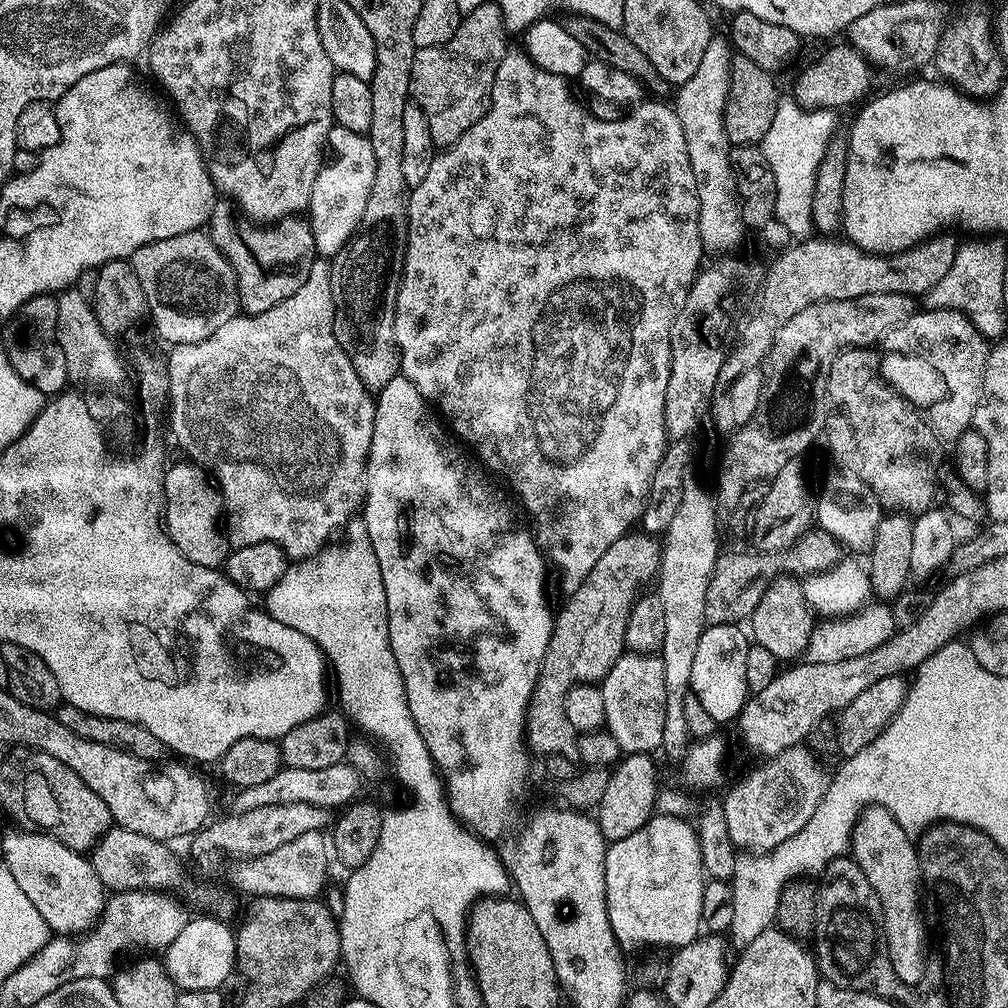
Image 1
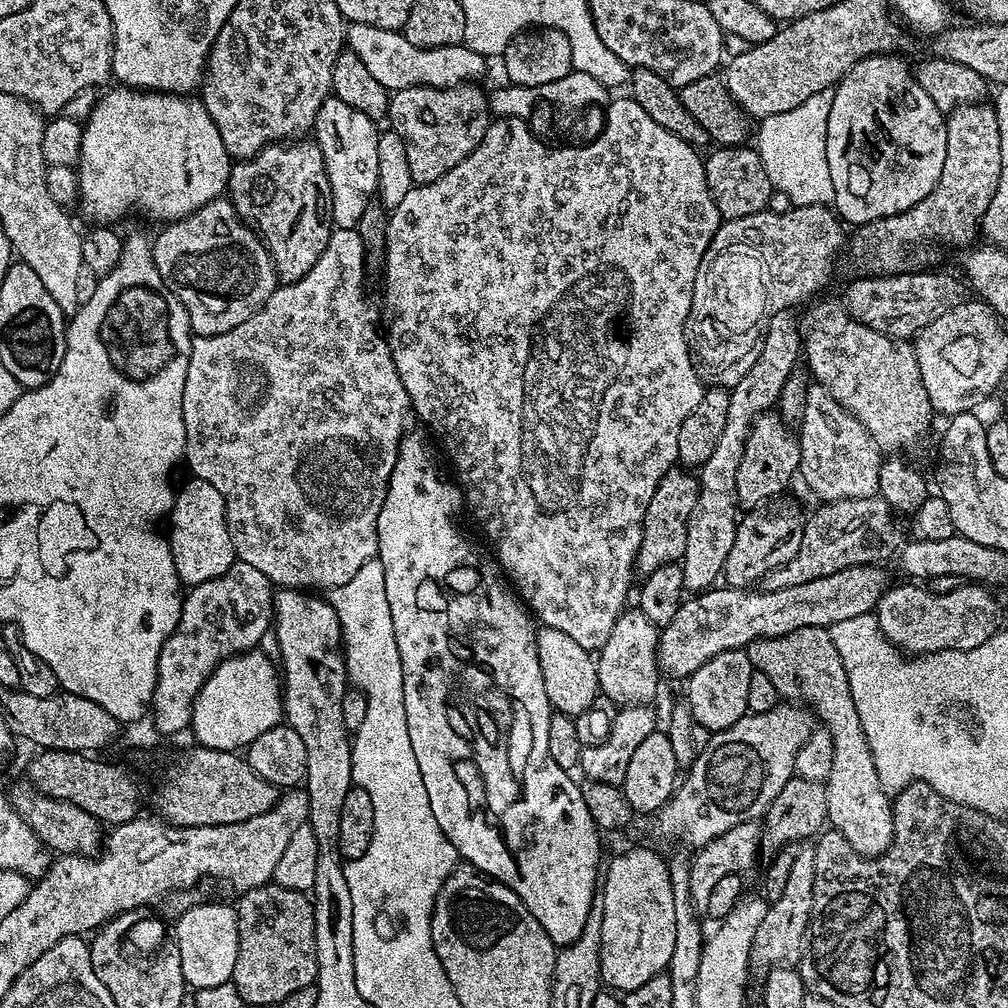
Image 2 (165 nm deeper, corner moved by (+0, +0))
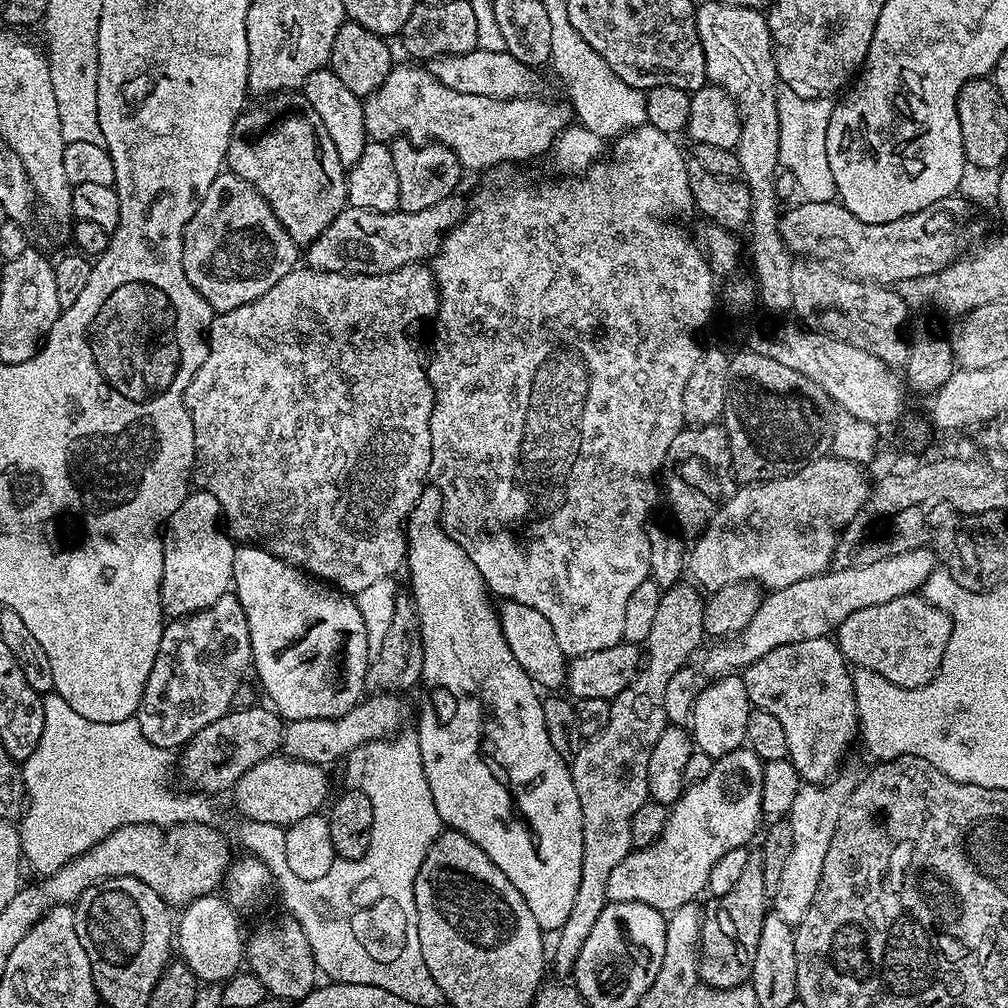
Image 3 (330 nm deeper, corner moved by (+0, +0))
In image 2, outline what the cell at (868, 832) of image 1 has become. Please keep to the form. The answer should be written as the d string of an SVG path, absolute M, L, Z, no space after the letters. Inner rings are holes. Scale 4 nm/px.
M806 626L776 638L756 640L753 644L748 645L746 651L753 669L764 672L766 677L770 678L780 698L788 702L803 702L805 705L811 706L814 709L815 719L819 723L820 720L824 723L821 724L823 731L830 734L834 750L834 766L826 781L827 823L835 832L842 834L842 838L846 838L846 842L850 842L850 846L859 856L869 858L883 856L888 847L892 845L894 838L892 801L878 778L878 770L874 766L874 754L870 754L870 746L866 742L866 734L862 730L862 722L858 718L858 709L854 706L854 694L850 694L846 669L842 666L842 659L839 658L838 651L831 642L829 629Z

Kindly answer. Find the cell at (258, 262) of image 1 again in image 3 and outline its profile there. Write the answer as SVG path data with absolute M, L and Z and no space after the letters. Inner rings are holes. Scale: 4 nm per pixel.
M295 91L277 92L259 103L257 108L249 107L236 118L236 124L232 127L232 141L228 144L227 171L257 188L292 241L298 246L307 246L324 233L326 226L330 226L330 222L334 222L334 218L338 218L348 204L346 165L338 158L334 141L330 134L326 134L326 126L322 126L322 118L318 118L303 95Z

